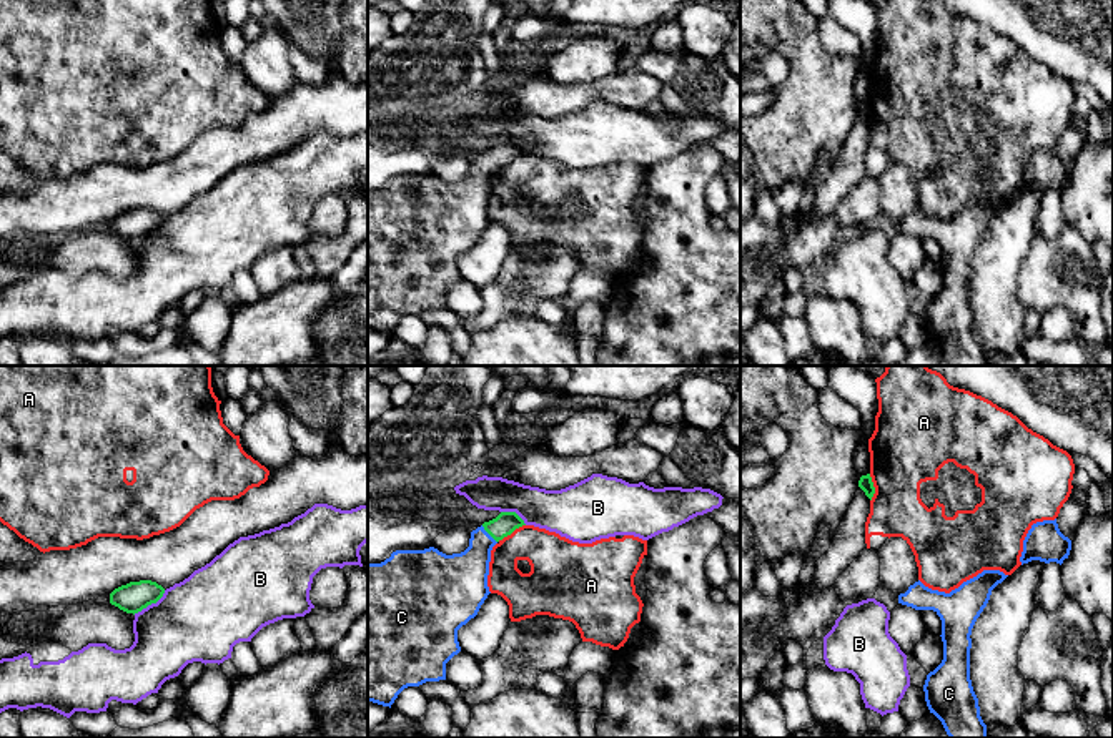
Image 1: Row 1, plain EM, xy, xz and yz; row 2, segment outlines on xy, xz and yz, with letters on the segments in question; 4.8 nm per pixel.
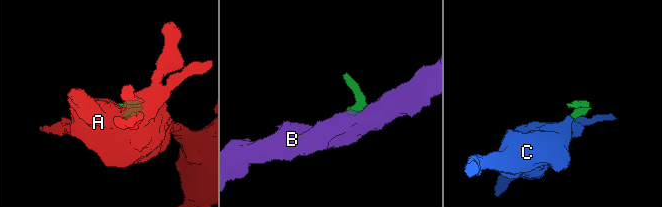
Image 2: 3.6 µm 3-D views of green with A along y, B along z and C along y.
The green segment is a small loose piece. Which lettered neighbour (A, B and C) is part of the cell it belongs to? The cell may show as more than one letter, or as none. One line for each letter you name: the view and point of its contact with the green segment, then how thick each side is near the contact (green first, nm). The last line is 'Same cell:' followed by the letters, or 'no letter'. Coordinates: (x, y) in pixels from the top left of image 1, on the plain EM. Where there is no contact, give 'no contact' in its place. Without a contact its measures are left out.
C: xz (488, 160) | 110/240 nm
Same cell: C

